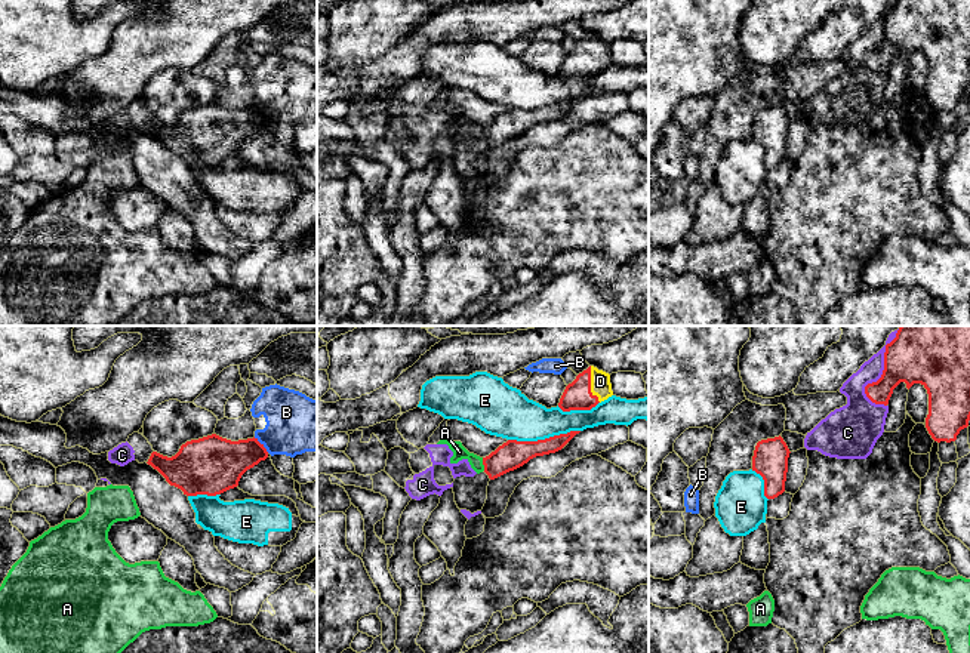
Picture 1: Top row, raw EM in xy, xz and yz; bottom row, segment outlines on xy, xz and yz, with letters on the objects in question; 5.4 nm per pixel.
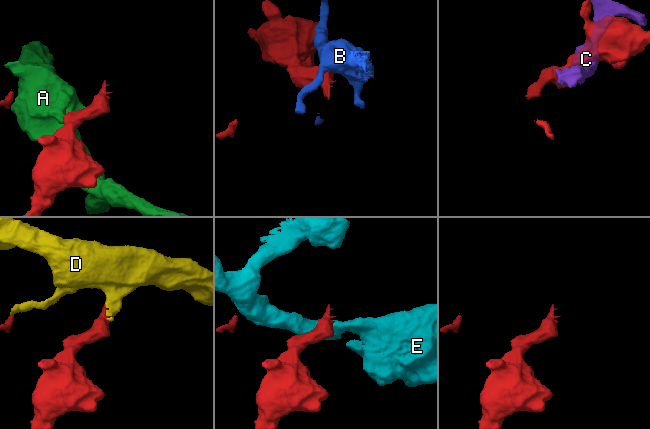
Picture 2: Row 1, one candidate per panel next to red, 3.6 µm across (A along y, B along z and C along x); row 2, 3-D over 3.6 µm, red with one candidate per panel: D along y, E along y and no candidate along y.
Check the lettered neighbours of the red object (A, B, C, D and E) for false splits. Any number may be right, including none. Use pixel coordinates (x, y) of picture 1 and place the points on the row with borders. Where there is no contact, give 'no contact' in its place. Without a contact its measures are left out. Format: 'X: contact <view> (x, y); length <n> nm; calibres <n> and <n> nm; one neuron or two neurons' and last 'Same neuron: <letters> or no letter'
A: contact xz (483, 464); length 70 nm; calibres 160 and 80 nm; two neurons
B: contact xy (261, 444); length 120 nm; calibres 280 and 320 nm; two neurons
C: contact yz (884, 369); length 440 nm; calibres 360 and 150 nm; two neurons
D: contact xz (590, 384); length 200 nm; calibres 150 and 110 nm; one neuron
E: contact xz (545, 439); length 400 nm; calibres 160 and 260 nm; two neurons
Same neuron: D

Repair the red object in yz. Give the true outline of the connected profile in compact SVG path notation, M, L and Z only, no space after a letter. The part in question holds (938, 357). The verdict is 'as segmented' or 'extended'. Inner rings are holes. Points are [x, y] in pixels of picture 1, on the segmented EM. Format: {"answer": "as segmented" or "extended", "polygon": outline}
{"answer": "as segmented", "polygon": "M900 326L896 338L886 345L884 370L877 382L865 386L875 404L889 404L893 389L905 382L909 389L921 384L929 394L926 428L931 438L955 441L970 421L970 326Z"}

